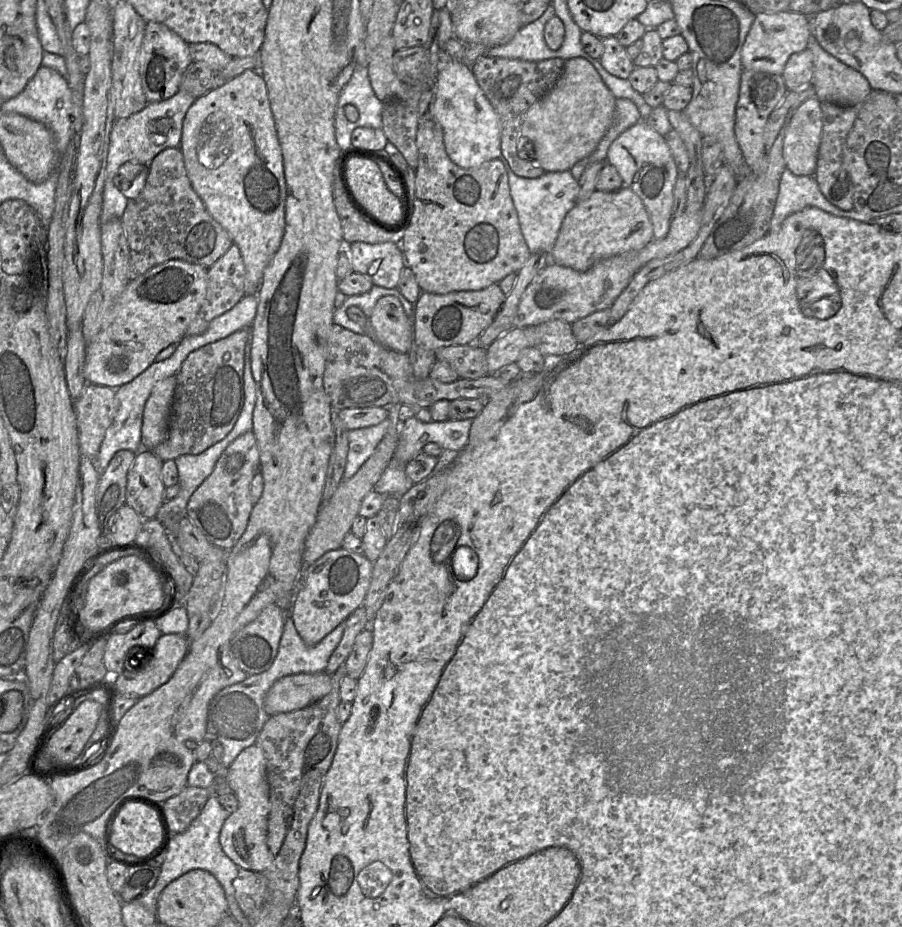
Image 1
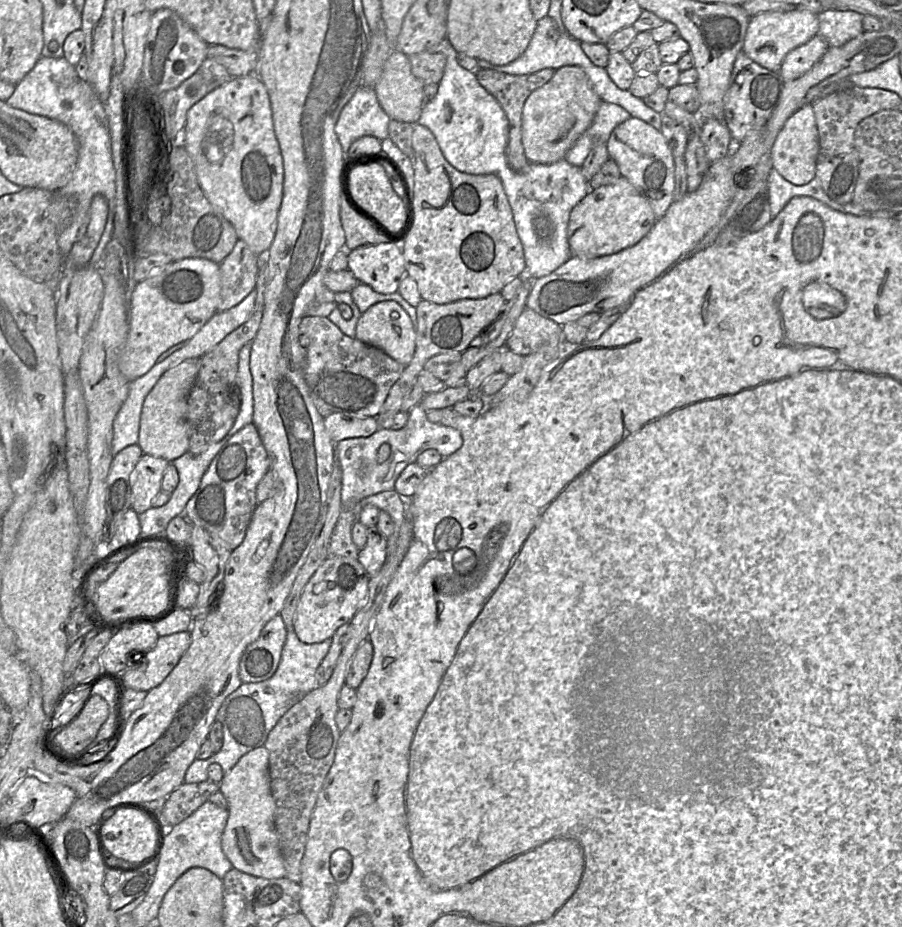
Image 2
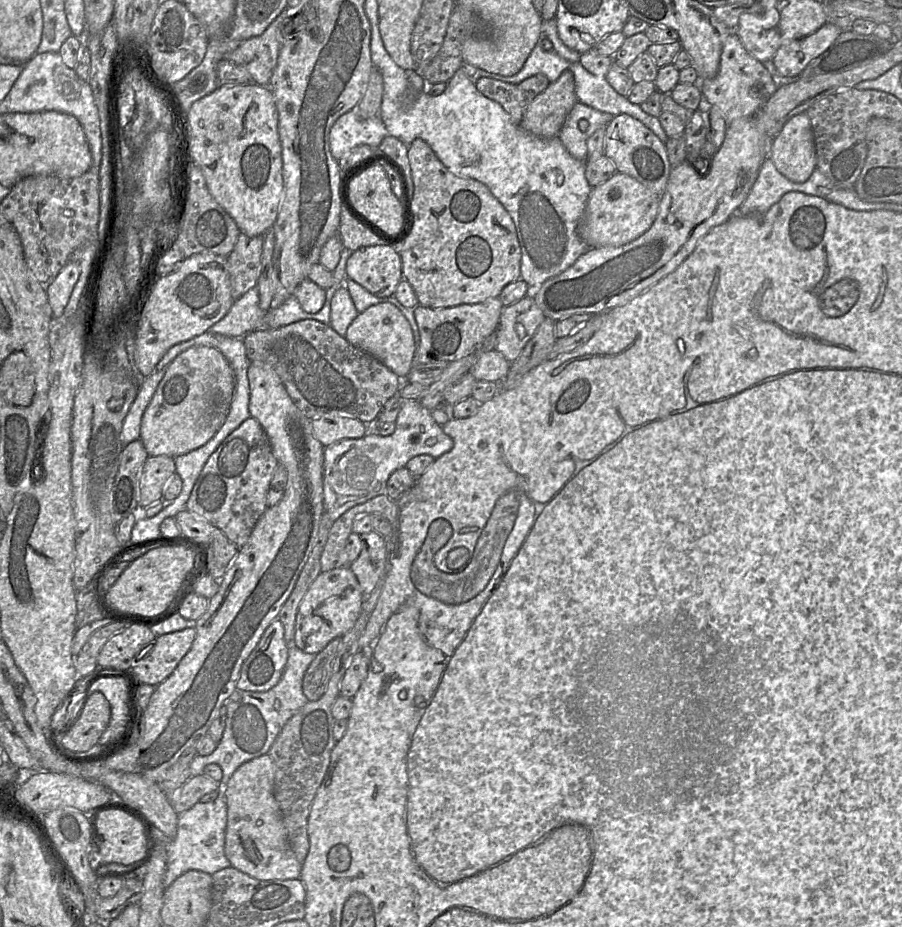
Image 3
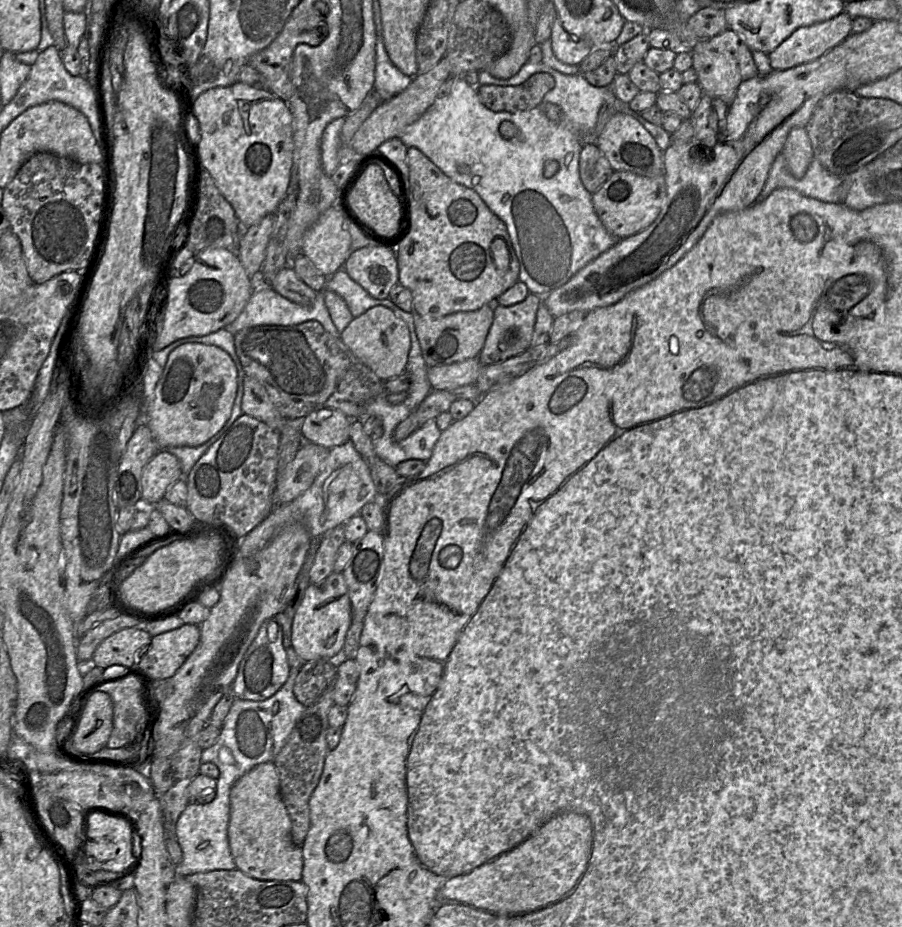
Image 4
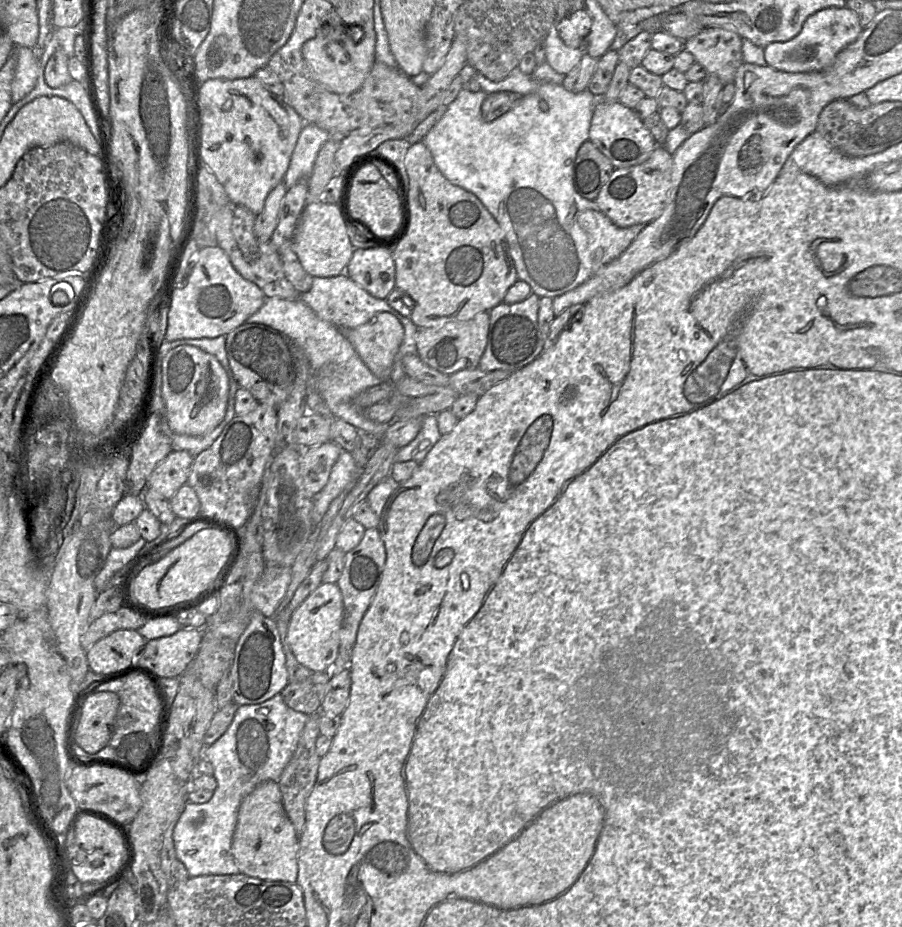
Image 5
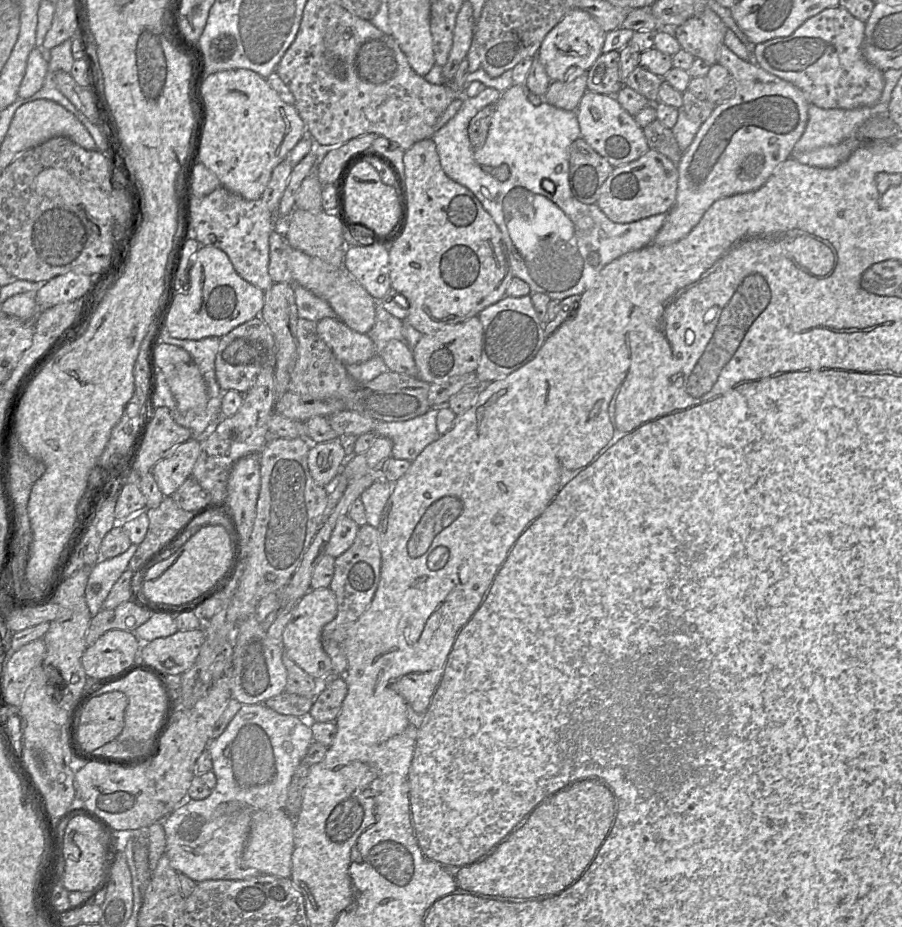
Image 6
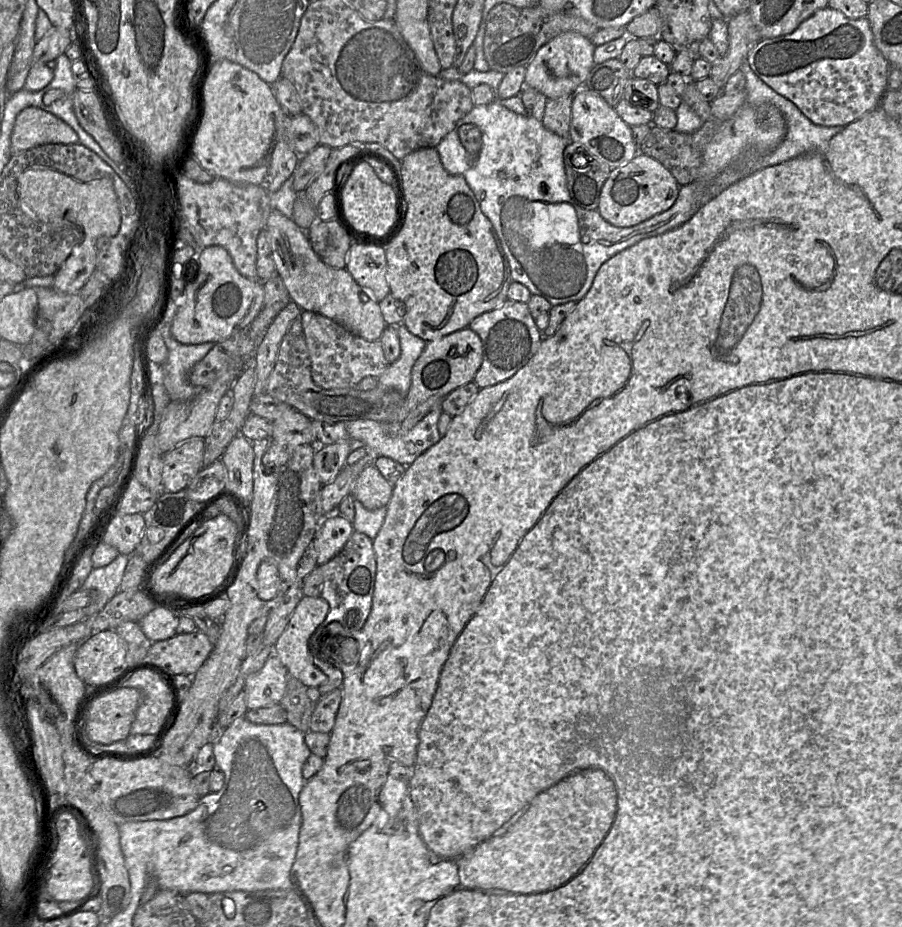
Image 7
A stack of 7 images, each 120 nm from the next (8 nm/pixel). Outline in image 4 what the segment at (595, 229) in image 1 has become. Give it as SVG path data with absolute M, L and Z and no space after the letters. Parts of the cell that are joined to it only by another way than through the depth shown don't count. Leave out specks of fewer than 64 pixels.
M614 170L592 195L592 202L606 230L616 239L624 239L646 229L657 218L666 197L664 174L653 177L630 171Z

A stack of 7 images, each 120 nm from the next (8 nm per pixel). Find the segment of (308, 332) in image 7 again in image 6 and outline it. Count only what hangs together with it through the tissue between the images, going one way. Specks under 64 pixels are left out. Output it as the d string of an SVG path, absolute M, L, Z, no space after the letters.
M322 318L316 322L321 339L343 365L365 362L377 354L372 339L350 329L338 318Z

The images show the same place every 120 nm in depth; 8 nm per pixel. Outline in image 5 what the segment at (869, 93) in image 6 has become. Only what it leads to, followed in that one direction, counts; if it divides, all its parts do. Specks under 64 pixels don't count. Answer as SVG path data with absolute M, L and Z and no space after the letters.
M847 7L825 8L810 15L792 39L786 42L773 42L763 48L764 59L769 67L788 73L820 72L828 69L837 54L853 43L863 28L857 15Z

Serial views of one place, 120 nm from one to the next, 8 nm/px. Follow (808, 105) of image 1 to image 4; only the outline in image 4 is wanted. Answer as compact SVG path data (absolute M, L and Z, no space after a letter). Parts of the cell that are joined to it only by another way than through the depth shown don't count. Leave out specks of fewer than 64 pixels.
M796 127L789 132L781 154L792 176L797 179L803 178L814 159L806 127Z

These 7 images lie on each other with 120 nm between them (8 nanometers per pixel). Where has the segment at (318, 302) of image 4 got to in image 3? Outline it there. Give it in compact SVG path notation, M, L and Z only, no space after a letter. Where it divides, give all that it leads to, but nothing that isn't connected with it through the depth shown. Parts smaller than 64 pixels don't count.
M342 250L340 260L336 268L332 271L333 284L329 288L325 289L325 303L319 312L314 314L305 312L300 303L294 297L288 298L282 305L275 309L263 311L259 307L259 292L256 285L247 293L243 294L238 300L234 301L228 313L220 321L214 324L208 331L228 337L243 338L247 334L256 330L279 328L306 319L317 320L326 325L330 325L331 300L337 289L343 286L345 280L347 279L346 263L350 257L350 254L351 253L349 250Z

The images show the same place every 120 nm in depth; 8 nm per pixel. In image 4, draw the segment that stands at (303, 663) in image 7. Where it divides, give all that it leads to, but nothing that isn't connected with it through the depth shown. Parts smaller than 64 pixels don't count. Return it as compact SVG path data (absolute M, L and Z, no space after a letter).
M332 572L321 583L310 584L306 588L292 621L292 646L304 662L338 659L342 656L351 622L352 610L345 578L342 573Z

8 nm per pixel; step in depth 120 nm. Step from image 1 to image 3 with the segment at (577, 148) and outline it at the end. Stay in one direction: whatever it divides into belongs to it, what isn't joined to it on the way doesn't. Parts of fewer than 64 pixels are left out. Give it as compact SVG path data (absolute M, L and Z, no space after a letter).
M565 70L533 99L520 126L538 137L556 137L577 102L574 75L570 70Z

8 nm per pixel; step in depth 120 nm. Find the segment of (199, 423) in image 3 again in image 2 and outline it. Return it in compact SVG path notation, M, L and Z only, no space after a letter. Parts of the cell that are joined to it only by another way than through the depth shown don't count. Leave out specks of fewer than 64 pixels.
M189 359L167 370L147 395L140 419L139 441L143 454L174 461L189 451L186 421L188 395L196 381L199 359Z

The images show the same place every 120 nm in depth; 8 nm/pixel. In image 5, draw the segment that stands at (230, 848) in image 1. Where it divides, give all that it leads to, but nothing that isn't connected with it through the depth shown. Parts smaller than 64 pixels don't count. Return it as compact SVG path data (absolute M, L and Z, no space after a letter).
M264 781L243 799L238 811L231 849L240 873L262 880L296 883L299 839L285 812L278 782Z

